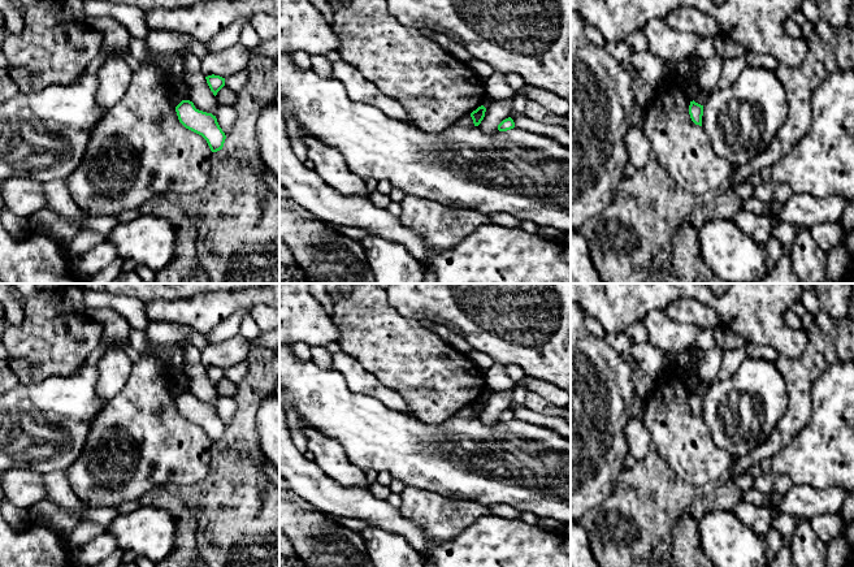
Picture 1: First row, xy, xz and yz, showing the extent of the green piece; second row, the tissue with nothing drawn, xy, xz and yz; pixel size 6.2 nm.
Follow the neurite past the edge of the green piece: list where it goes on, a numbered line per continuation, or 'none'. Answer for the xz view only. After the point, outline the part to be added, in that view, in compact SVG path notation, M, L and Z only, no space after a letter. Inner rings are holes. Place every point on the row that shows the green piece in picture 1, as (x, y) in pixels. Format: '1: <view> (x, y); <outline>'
none

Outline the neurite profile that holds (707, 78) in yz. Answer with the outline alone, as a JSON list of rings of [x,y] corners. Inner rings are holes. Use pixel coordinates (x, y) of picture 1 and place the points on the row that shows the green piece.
[[[719,55],[703,60],[698,75],[693,78],[698,86],[698,90],[708,95],[718,90],[718,82],[724,60],[725,59],[720,57]]]

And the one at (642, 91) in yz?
[[[606,42],[603,48],[627,70],[633,73],[632,90],[637,104],[645,109],[654,96],[654,87],[645,83],[632,64],[632,51],[623,42]]]

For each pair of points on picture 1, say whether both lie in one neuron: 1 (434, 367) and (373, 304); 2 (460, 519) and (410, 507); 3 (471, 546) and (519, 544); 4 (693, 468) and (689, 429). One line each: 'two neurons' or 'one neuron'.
1: one neuron
2: one neuron
3: one neuron
4: one neuron

